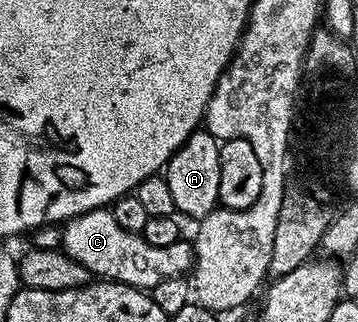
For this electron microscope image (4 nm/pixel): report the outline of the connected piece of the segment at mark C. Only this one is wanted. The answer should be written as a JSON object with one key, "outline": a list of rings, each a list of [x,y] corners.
{"outline":[[[95,208],[63,225],[60,233],[62,251],[82,262],[88,272],[96,278],[116,280],[126,286],[151,290],[166,278],[184,276],[191,273],[194,263],[194,248],[187,239],[181,238],[170,246],[150,246],[143,235],[122,230],[118,218],[108,208]]]}

